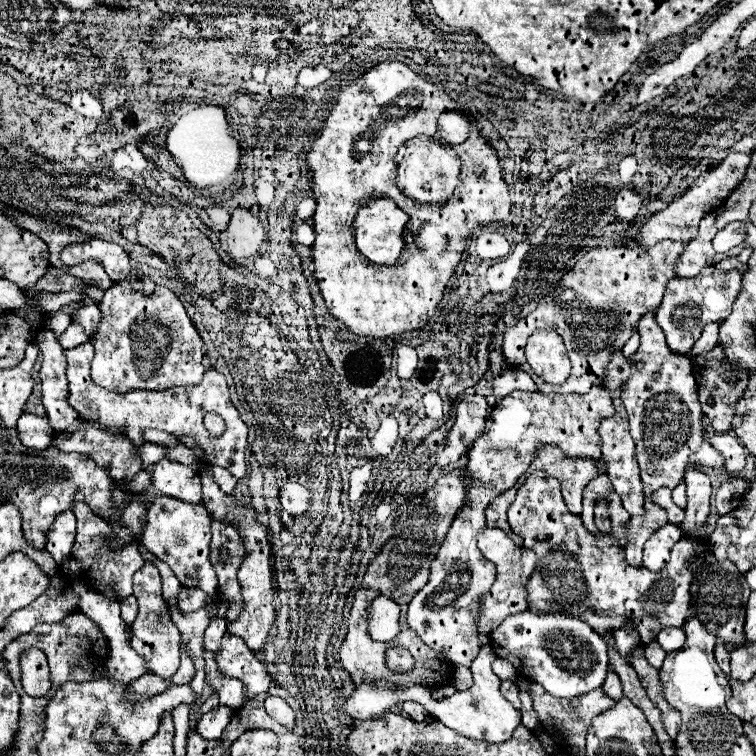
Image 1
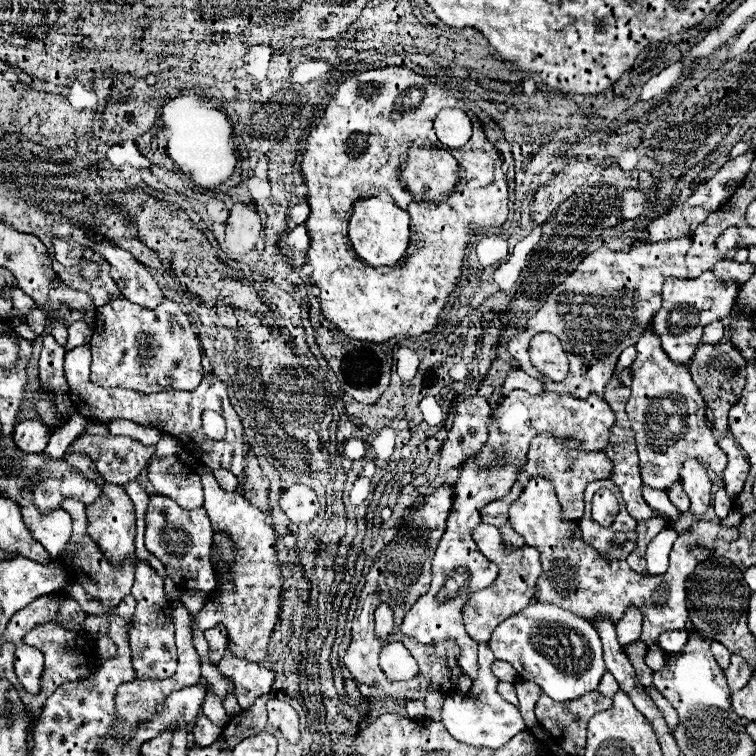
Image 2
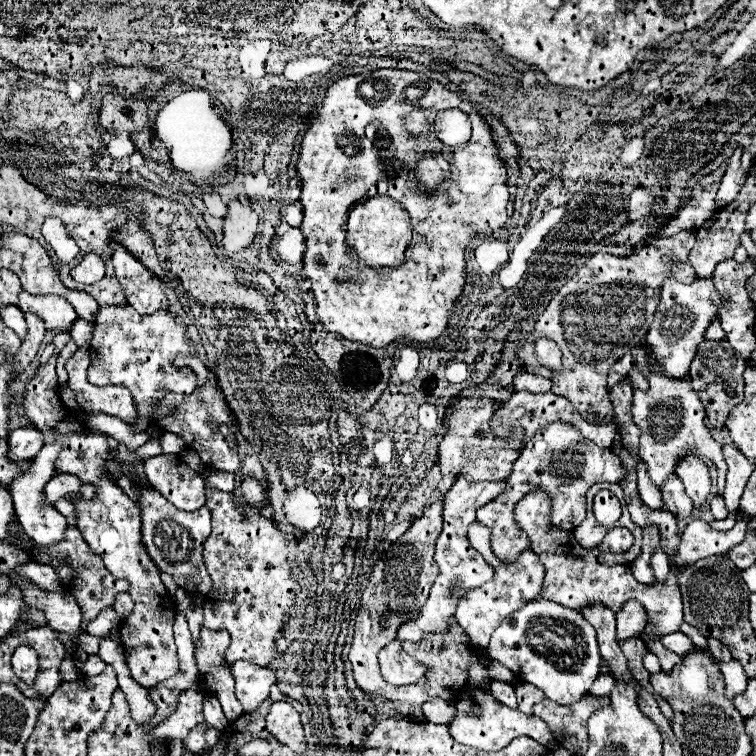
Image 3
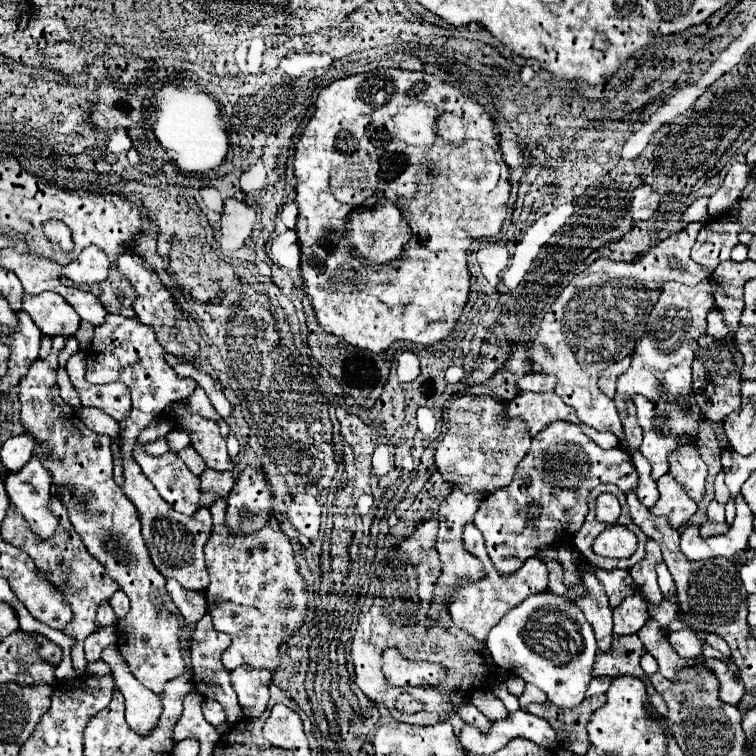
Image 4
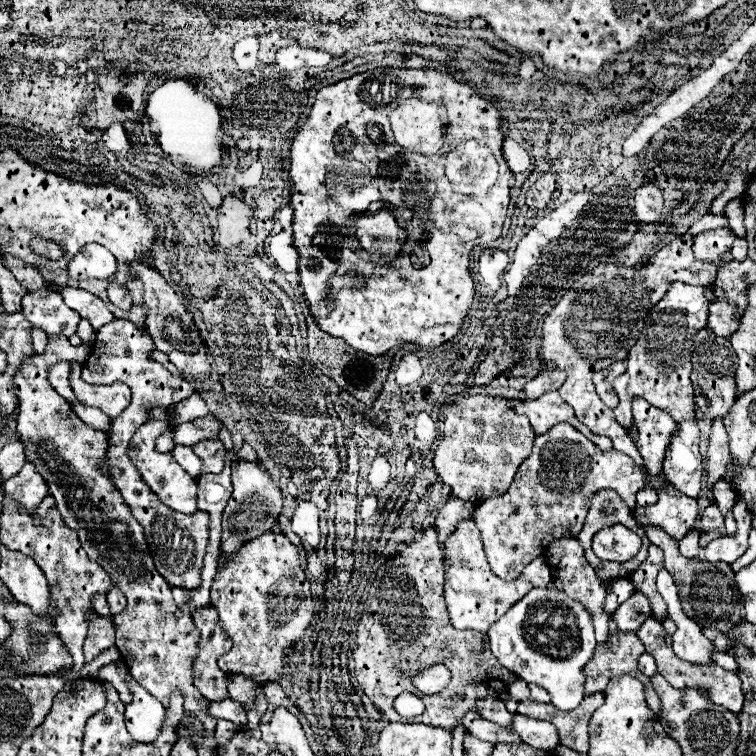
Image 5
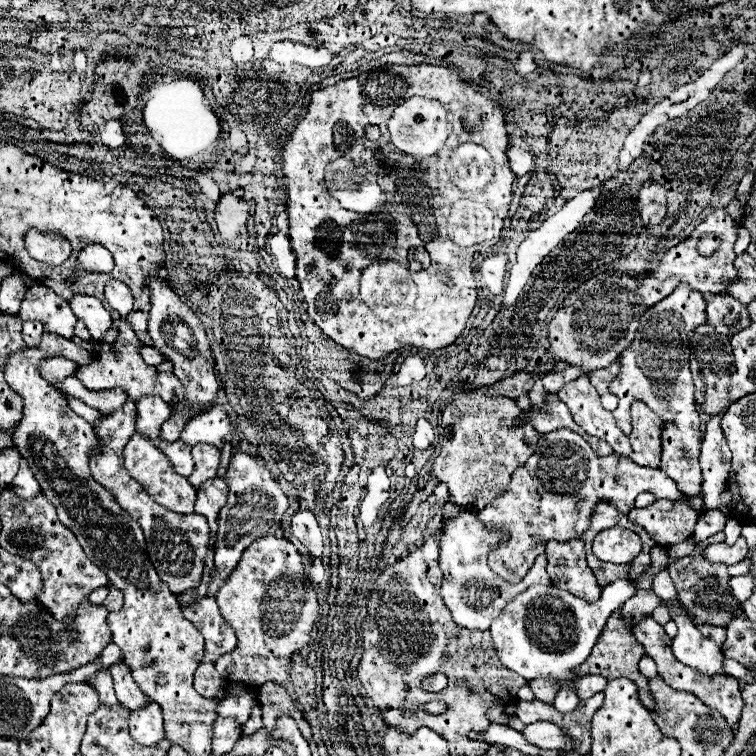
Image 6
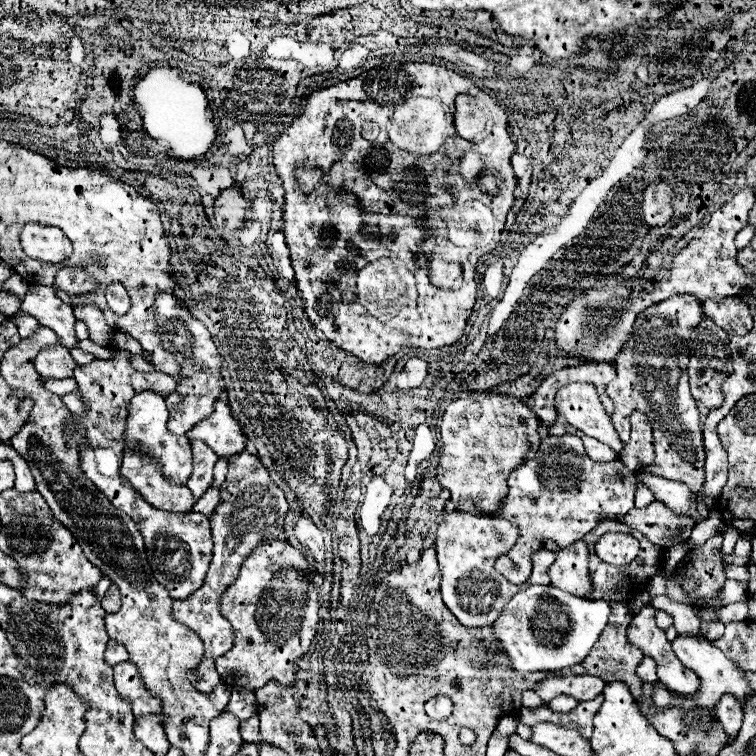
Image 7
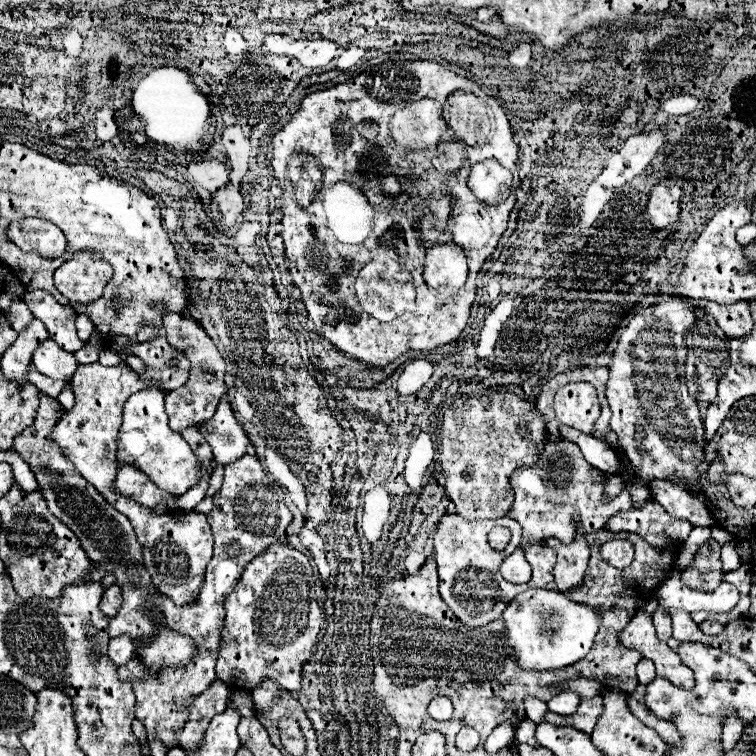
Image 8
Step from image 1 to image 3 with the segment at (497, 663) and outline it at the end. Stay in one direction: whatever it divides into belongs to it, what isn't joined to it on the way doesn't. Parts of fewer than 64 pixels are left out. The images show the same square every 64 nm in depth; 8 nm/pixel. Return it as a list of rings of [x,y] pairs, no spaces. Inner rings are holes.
[[[492,662],[490,664],[490,668],[488,668],[488,676],[492,678],[492,680],[498,680],[498,682],[512,682],[514,680],[514,674],[512,674],[512,670],[508,670],[506,666],[502,666],[500,662]]]

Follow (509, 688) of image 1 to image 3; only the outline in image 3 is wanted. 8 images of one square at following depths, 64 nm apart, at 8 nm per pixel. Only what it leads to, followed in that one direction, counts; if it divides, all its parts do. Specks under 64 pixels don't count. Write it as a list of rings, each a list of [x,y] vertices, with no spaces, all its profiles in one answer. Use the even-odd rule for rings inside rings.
[[[492,682],[492,694],[496,698],[500,698],[500,702],[516,708],[516,694],[514,694],[514,688],[506,682]]]

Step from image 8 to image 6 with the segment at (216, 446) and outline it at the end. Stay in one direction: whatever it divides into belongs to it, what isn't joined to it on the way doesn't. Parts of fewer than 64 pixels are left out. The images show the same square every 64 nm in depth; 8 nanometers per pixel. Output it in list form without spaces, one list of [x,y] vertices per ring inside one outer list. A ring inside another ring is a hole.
[[[214,406],[212,410],[200,416],[194,416],[180,434],[180,440],[188,446],[196,446],[198,442],[202,442],[202,444],[212,444],[222,448],[224,442],[232,438],[234,438],[234,432],[222,406]]]

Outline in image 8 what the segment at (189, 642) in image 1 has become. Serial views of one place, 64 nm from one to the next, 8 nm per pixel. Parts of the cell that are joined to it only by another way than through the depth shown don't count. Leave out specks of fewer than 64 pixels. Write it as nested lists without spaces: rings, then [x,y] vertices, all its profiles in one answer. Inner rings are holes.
[[[280,542],[268,546],[244,568],[244,578],[238,580],[234,590],[224,600],[226,626],[222,632],[222,648],[216,662],[218,678],[230,688],[252,690],[264,678],[270,678],[284,690],[300,690],[302,664],[310,658],[312,646],[320,632],[320,608],[316,606],[316,602],[316,586],[308,558],[302,552]]]

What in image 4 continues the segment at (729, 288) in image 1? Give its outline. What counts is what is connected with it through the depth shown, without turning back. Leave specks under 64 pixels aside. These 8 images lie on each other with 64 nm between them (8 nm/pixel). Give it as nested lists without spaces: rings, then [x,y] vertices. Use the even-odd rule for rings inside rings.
[[[666,282],[664,290],[660,292],[660,298],[656,302],[656,306],[650,312],[648,318],[648,330],[644,332],[644,336],[640,338],[640,342],[636,344],[630,368],[626,370],[626,374],[622,374],[618,378],[618,392],[616,392],[616,406],[618,406],[618,414],[620,418],[626,416],[626,400],[632,394],[644,394],[646,398],[660,398],[660,386],[664,392],[672,390],[672,394],[680,394],[680,396],[690,396],[692,394],[692,360],[694,360],[694,352],[698,350],[698,338],[706,334],[706,314],[710,310],[714,310],[716,302],[714,302],[714,294],[710,292],[712,286],[710,282],[700,282],[696,286],[684,286],[680,282]]]

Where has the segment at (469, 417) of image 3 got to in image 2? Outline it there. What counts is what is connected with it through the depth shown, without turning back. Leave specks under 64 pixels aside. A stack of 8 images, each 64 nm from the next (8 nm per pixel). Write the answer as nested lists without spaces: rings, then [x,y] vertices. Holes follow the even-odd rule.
[[[470,396],[466,400],[462,400],[456,408],[456,416],[454,416],[454,424],[452,428],[448,430],[448,438],[444,440],[442,444],[442,450],[440,450],[440,464],[438,468],[440,470],[450,470],[450,468],[456,468],[460,466],[462,462],[466,462],[472,454],[476,454],[476,450],[488,440],[488,418],[490,418],[490,404],[486,398],[482,396]]]

